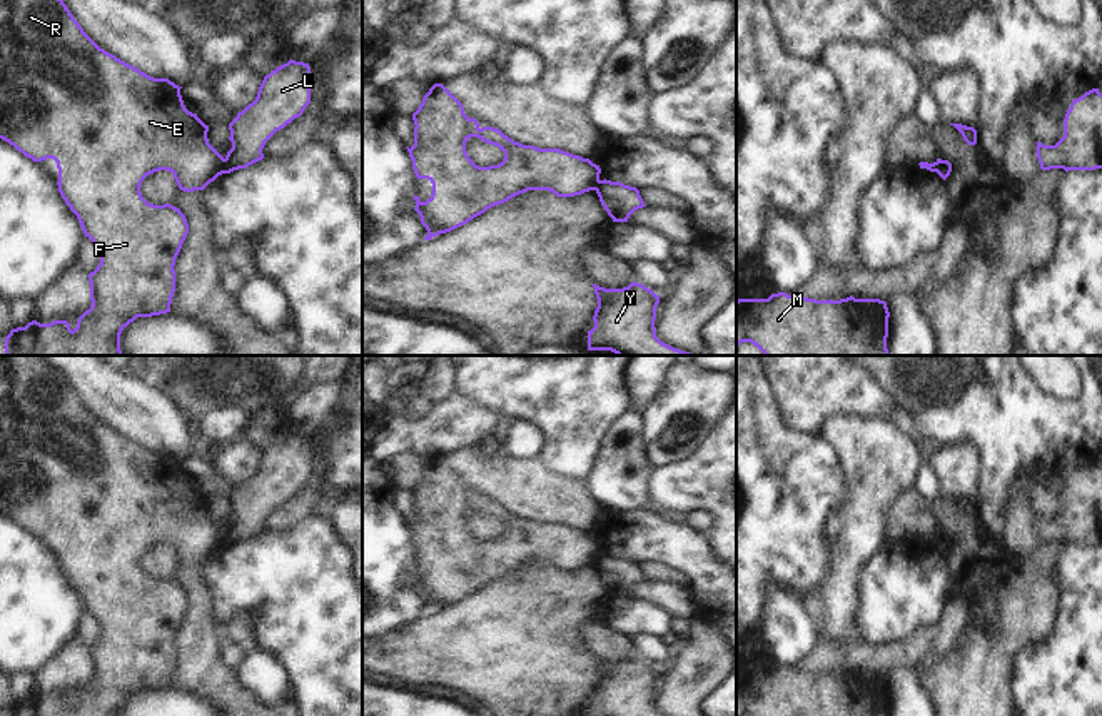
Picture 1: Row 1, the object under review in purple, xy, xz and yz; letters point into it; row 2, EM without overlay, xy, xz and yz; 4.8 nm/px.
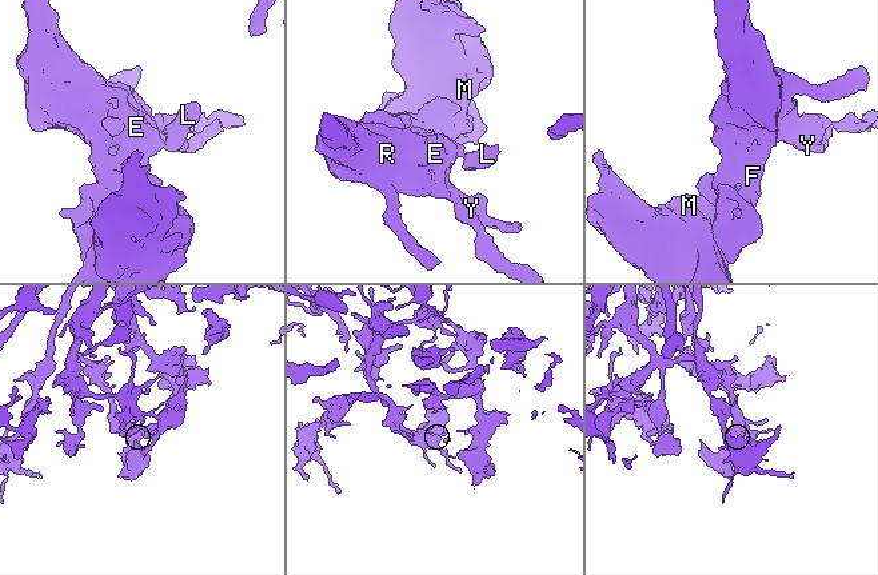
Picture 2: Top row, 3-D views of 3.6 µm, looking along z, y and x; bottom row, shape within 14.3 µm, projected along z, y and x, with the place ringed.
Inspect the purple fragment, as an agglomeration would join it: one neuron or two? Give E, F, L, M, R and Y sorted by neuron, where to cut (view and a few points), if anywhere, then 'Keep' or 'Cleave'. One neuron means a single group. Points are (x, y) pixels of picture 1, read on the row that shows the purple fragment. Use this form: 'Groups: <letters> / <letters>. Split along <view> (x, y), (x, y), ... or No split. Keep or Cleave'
Groups: E F M R Y / L. Split along xy (226, 159), (222, 172). Cleave.

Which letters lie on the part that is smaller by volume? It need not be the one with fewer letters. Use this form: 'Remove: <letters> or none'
Remove: L

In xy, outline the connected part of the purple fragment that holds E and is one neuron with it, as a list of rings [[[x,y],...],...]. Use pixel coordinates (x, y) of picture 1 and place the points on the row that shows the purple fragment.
[[[0,0],[0,139],[13,145],[33,162],[53,159],[58,169],[58,192],[70,210],[77,215],[80,227],[99,249],[100,264],[88,274],[92,305],[85,310],[77,327],[72,330],[67,320],[53,320],[40,324],[28,322],[25,327],[12,329],[5,337],[5,355],[124,355],[120,350],[120,334],[137,317],[152,317],[170,312],[172,297],[175,292],[175,259],[189,234],[189,224],[180,209],[164,204],[149,204],[140,192],[142,180],[159,170],[169,170],[180,190],[204,190],[210,182],[224,174],[225,159],[209,144],[205,125],[197,113],[185,108],[179,85],[169,78],[154,78],[134,65],[125,63],[115,55],[100,48],[78,25],[63,0]]]

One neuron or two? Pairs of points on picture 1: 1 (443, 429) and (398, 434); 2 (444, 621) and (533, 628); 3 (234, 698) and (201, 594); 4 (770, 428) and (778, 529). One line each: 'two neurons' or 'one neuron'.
1: one neuron
2: one neuron
3: one neuron
4: one neuron

